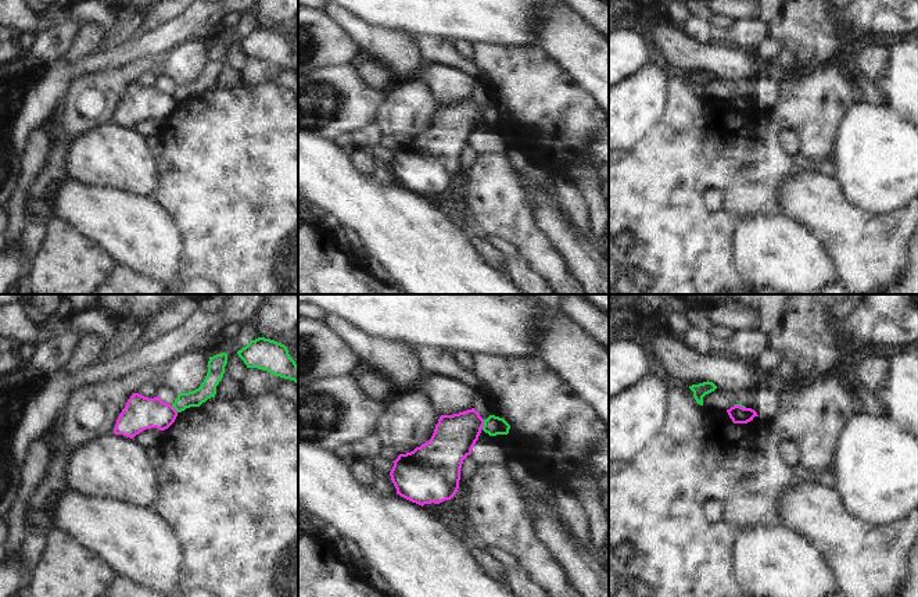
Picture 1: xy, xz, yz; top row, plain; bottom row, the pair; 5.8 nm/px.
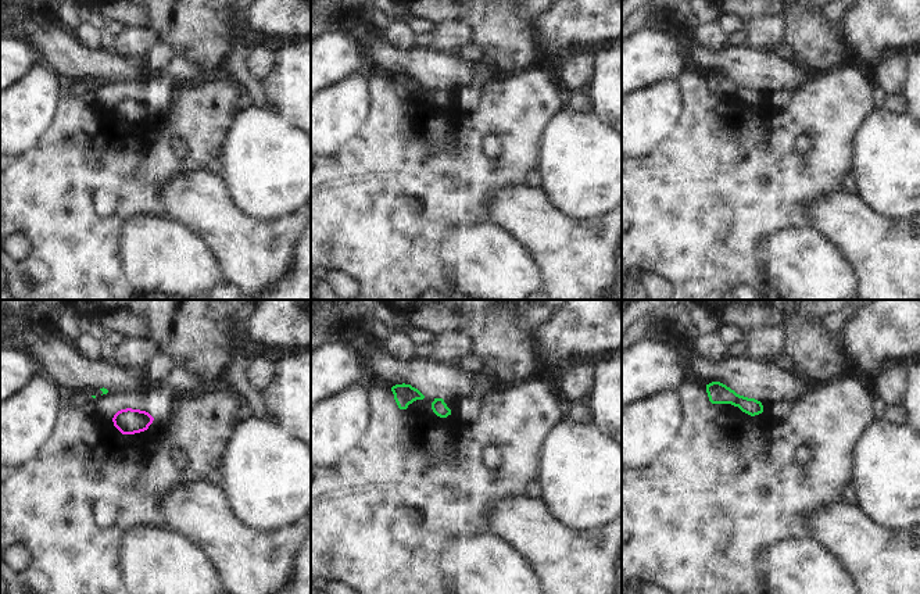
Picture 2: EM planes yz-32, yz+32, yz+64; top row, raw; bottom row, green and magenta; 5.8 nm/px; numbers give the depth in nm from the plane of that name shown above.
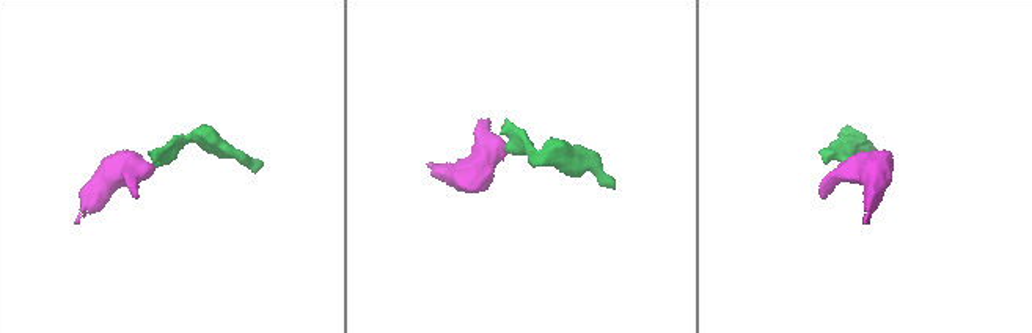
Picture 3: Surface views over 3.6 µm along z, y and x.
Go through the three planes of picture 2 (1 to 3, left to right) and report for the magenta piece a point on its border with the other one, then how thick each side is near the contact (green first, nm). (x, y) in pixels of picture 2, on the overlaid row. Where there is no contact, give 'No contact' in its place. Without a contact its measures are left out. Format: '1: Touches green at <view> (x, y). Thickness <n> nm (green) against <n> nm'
1: No contact
2: No contact
3: No contact

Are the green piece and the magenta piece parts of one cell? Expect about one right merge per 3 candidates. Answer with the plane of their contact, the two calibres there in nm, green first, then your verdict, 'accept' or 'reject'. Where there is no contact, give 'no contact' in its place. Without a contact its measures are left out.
contact in xz; calibres 110 and 240 nm; reject

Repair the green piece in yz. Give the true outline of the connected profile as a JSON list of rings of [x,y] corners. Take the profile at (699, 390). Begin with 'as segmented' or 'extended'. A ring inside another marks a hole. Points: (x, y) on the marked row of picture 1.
as segmented; [[[703,382],[699,385],[692,385],[689,389],[693,392],[693,397],[698,404],[703,405],[703,397],[717,389],[713,382]]]

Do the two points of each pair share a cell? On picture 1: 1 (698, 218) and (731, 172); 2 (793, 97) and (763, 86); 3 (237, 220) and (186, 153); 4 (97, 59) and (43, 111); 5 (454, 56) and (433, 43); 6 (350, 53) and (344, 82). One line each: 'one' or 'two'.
1: one
2: two
3: one
4: one
5: one
6: two

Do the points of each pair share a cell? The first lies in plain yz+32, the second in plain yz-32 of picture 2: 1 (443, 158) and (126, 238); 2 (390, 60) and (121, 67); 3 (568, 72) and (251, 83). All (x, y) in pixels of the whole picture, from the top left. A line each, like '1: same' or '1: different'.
1: different
2: same
3: different

